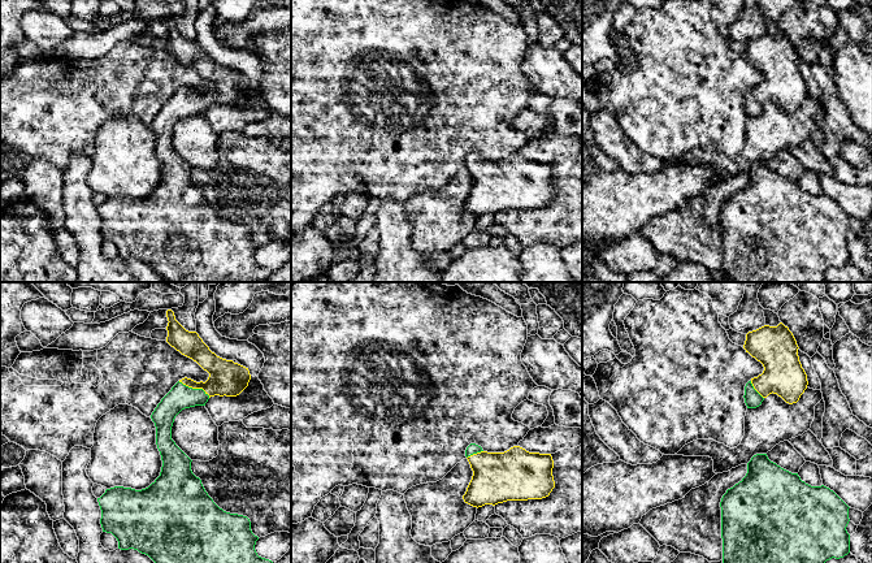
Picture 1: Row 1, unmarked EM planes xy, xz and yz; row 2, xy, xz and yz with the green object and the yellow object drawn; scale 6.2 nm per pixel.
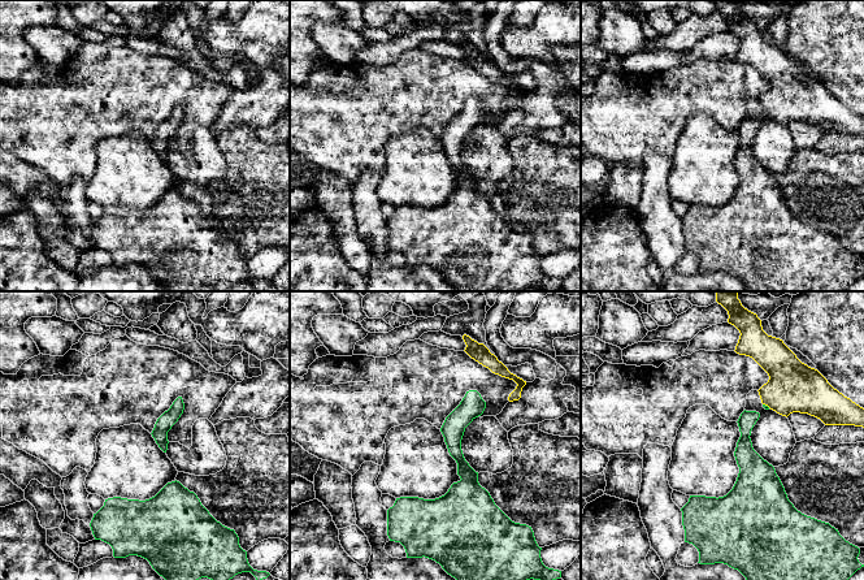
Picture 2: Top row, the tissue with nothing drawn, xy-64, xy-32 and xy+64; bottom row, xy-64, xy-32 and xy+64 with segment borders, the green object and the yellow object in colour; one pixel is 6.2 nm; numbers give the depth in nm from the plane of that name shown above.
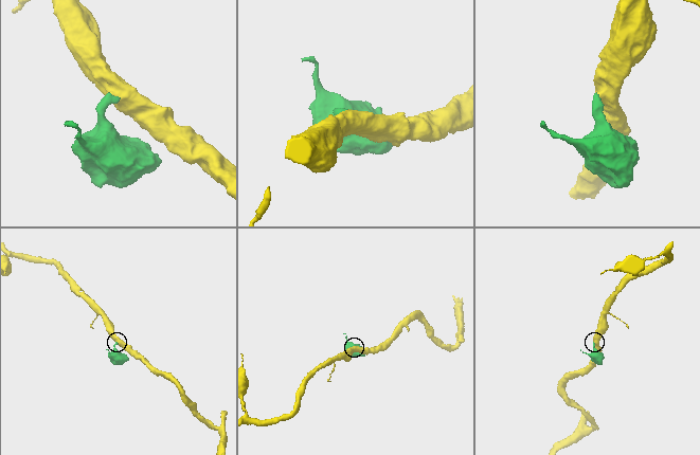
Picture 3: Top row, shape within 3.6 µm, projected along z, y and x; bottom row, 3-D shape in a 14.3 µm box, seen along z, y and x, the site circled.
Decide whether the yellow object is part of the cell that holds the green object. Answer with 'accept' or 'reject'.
accept

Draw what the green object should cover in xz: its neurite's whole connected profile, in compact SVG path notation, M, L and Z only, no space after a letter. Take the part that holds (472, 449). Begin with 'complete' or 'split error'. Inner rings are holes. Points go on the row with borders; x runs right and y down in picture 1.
split error; M470 443L465 456L473 476L463 499L473 507L542 499L555 488L551 454L529 452L520 446L504 452L487 452Z

